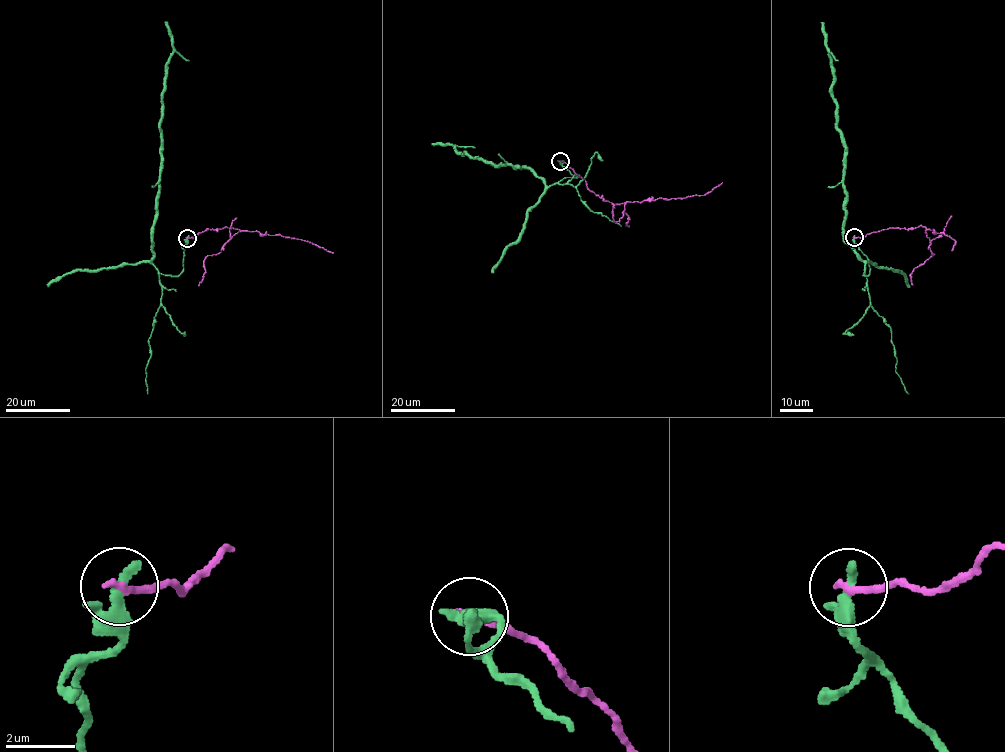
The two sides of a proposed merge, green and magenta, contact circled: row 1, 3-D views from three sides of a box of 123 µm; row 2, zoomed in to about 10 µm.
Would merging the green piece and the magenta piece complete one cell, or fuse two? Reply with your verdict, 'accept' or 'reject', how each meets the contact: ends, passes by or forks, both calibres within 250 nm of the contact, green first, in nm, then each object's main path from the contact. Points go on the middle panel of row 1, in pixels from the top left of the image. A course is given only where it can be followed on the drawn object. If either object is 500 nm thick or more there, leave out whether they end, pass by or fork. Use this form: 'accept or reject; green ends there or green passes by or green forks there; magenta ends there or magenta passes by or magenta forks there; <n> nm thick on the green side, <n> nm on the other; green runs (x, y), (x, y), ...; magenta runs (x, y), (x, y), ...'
reject; green ends there; magenta ends there; 400 nm thick on the green side, 190 nm on the other; green runs (560, 160), (578, 176), (548, 186), (529, 169), (494, 166), (457, 154), (453, 145), (432, 143); magenta runs (560, 160), (583, 178), (589, 190), (618, 204), (704, 195), (722, 182)

